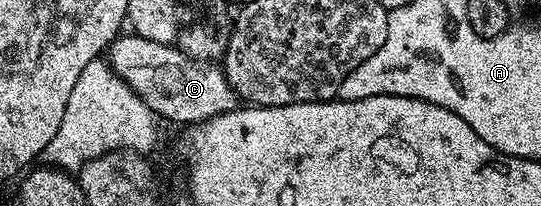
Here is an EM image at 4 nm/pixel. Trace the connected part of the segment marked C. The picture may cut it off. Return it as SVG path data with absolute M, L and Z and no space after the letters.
M121 34L108 45L106 59L114 74L165 121L173 120L179 126L201 124L203 120L233 112L238 107L236 91L228 84L223 67L193 60L171 44L150 42L150 38L135 34Z

